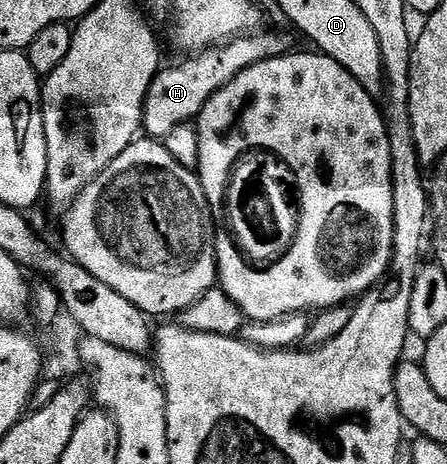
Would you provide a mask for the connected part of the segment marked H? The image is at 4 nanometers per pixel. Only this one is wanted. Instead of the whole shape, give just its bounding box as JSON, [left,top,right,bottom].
[144,29,293,141]

